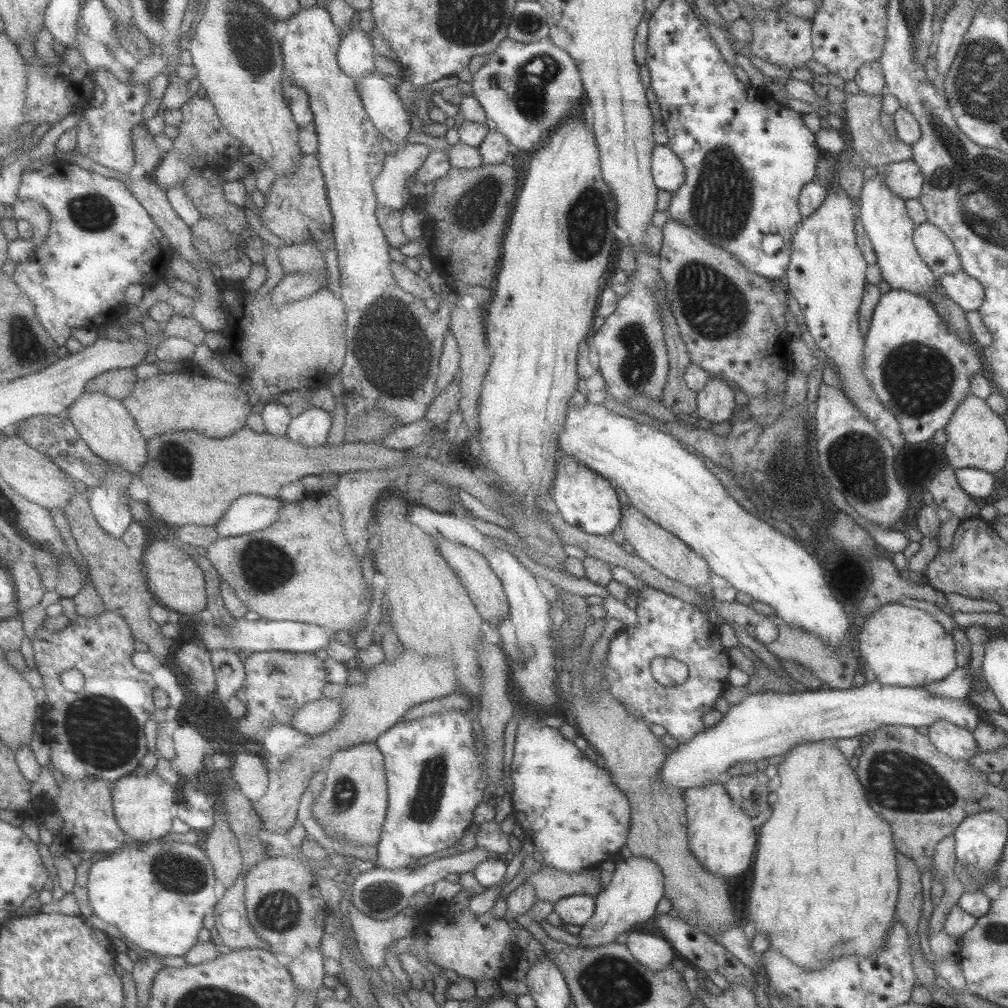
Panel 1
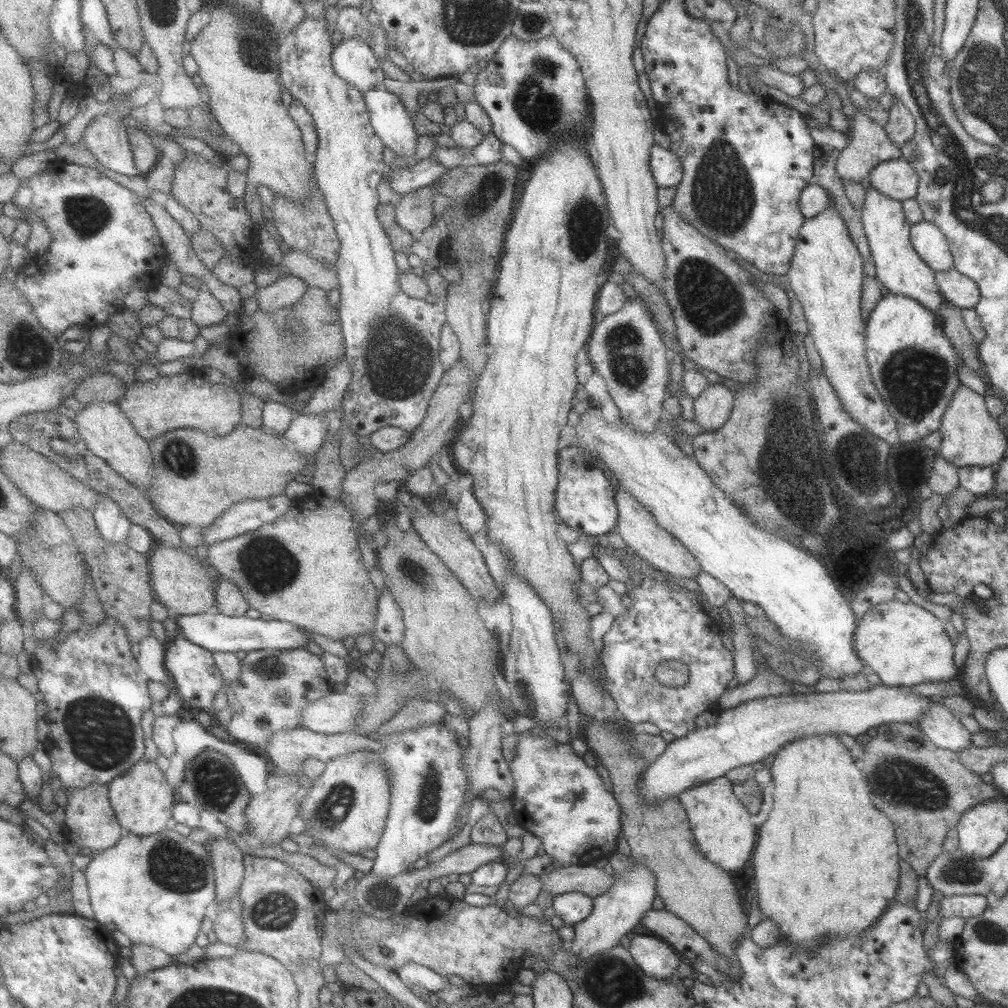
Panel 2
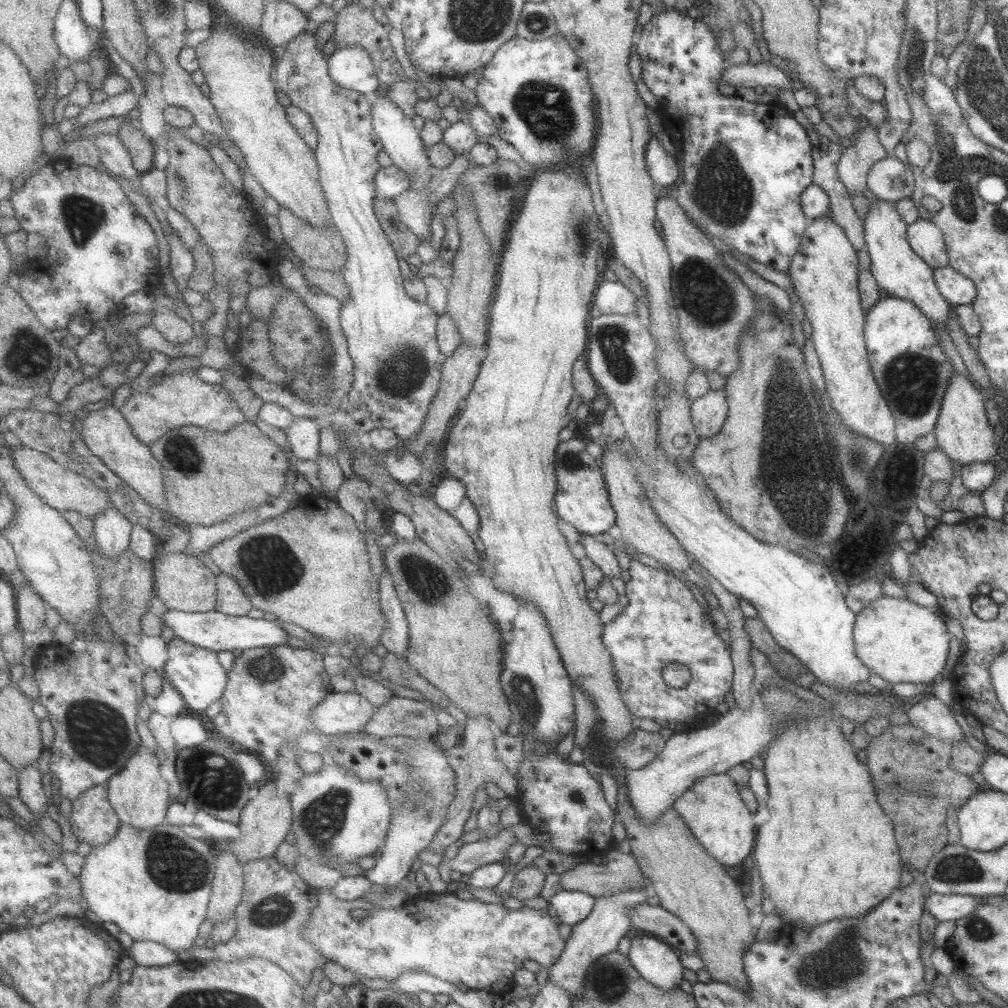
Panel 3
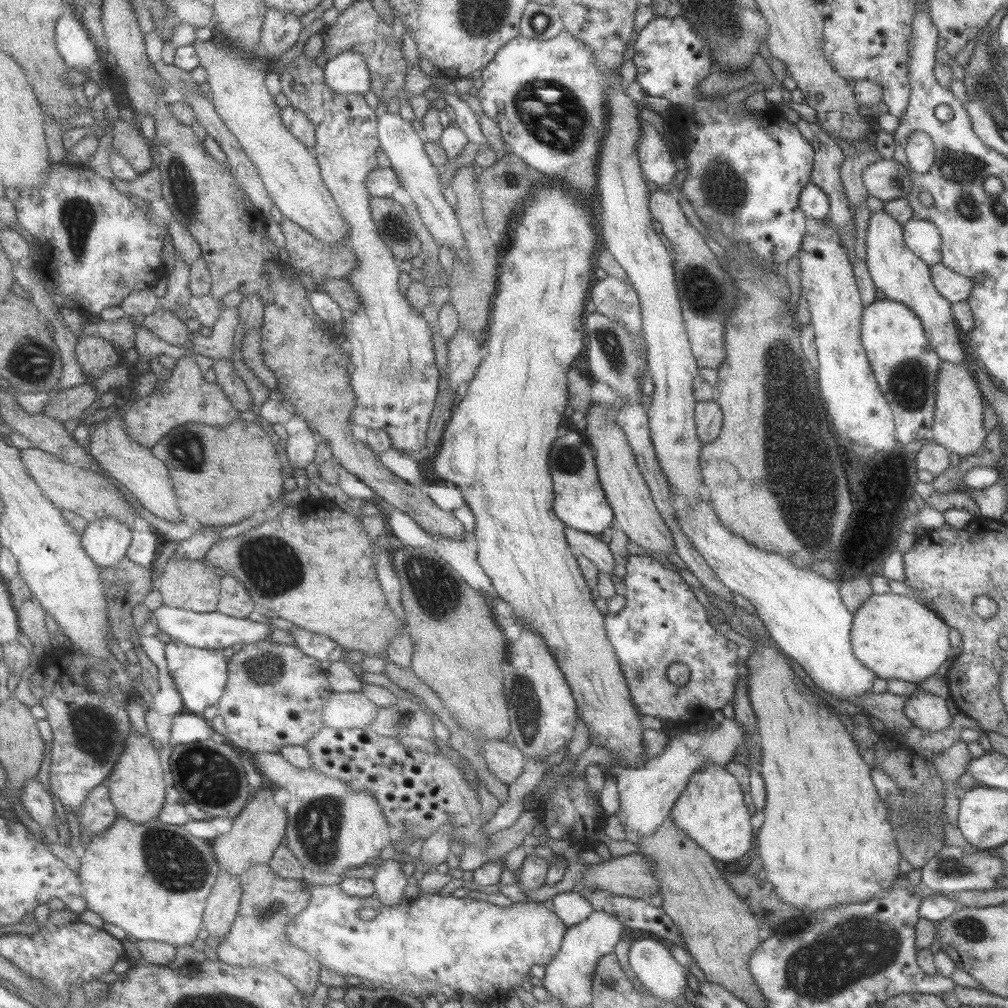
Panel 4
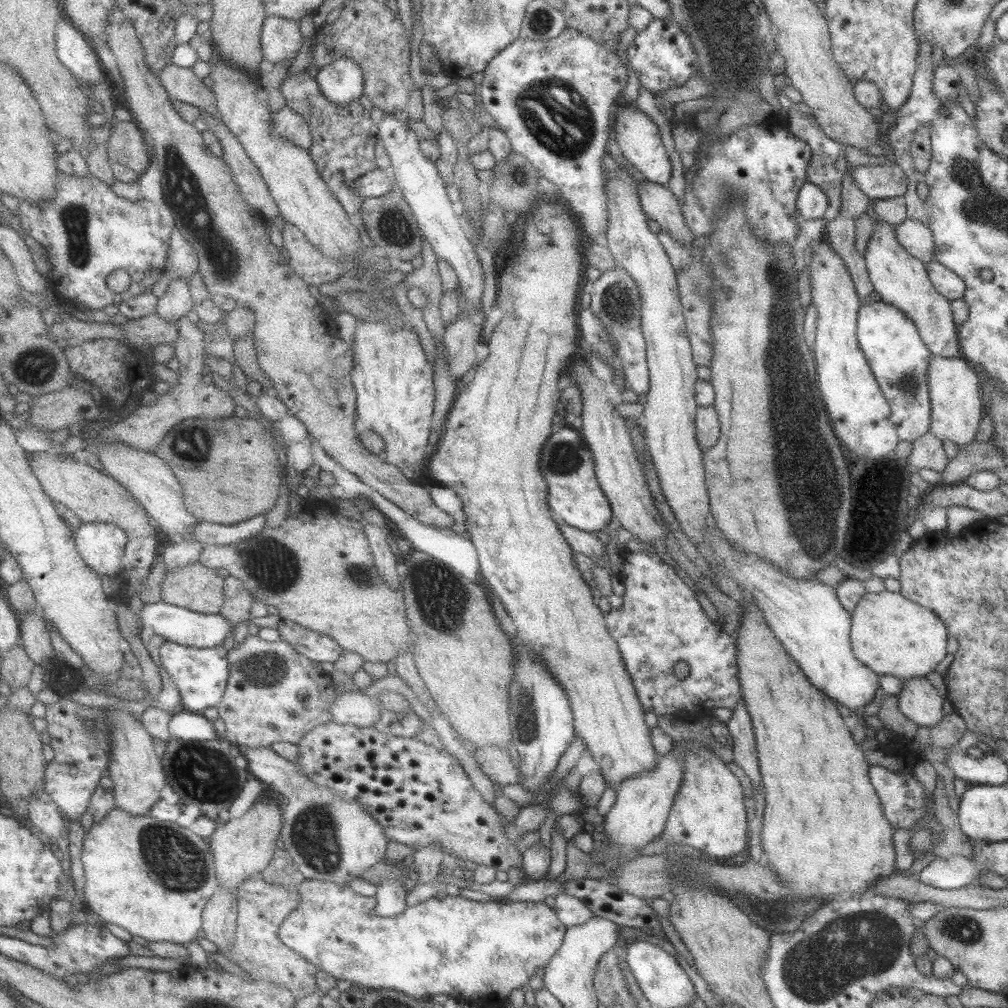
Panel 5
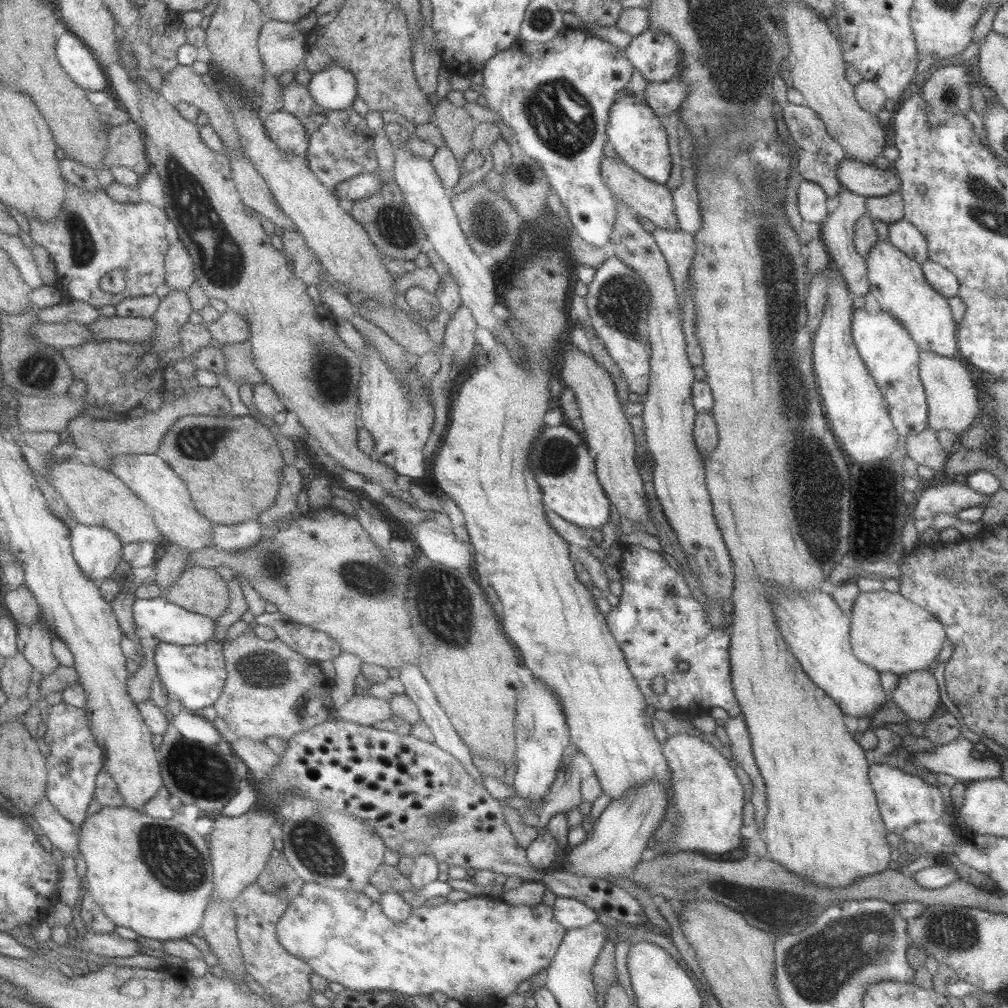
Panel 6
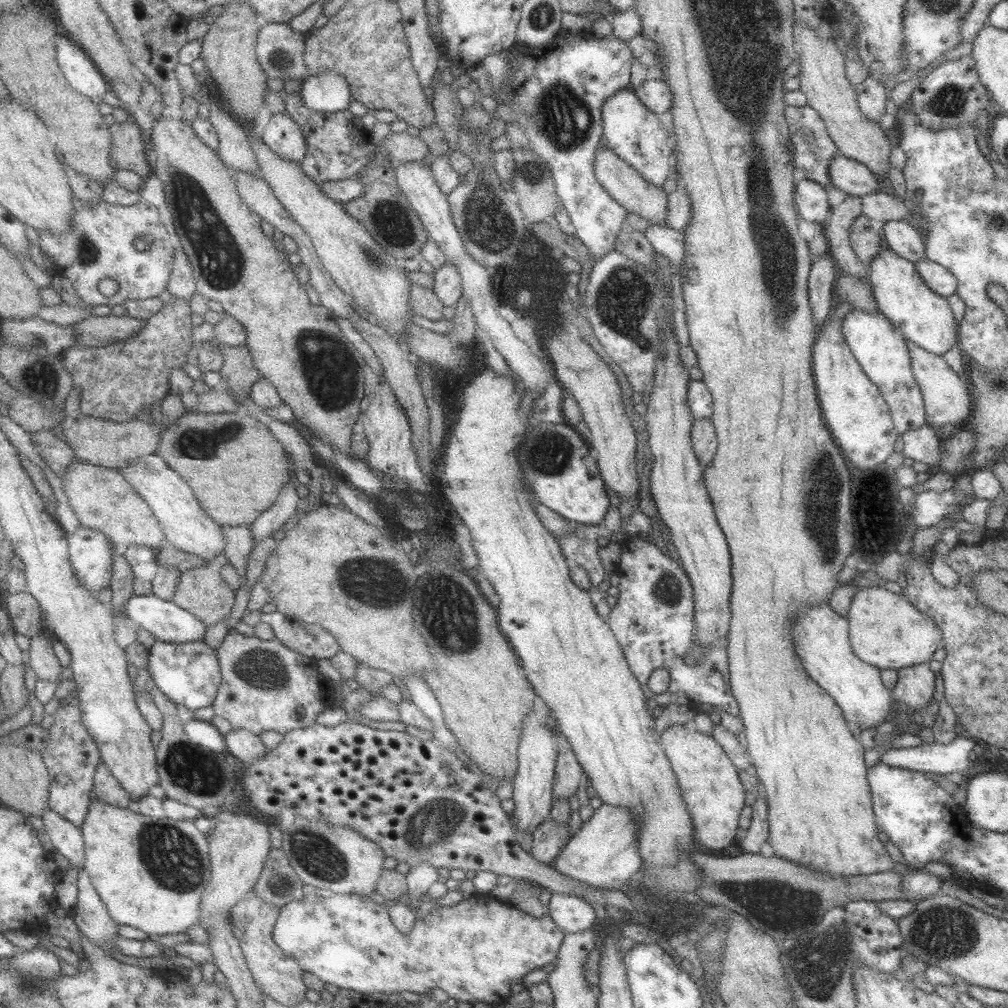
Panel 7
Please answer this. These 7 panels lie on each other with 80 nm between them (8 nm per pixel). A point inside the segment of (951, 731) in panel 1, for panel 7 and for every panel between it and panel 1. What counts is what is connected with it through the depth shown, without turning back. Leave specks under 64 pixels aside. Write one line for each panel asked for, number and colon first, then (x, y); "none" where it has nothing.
2: (941, 727)
3: (930, 715)
4: (927, 711)
5: (919, 701)
6: (917, 696)
7: (915, 684)

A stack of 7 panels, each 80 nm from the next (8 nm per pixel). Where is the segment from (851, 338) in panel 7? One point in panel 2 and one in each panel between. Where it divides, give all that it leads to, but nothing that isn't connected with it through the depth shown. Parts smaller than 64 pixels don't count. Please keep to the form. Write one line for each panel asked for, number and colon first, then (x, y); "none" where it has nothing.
2: (913, 367)
3: (904, 355)
4: (904, 365)
5: (898, 360)
6: (889, 354)

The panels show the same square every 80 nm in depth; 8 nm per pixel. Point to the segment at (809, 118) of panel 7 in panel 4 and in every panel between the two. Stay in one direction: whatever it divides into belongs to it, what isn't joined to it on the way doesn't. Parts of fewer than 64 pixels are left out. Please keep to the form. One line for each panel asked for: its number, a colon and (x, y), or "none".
4: (827, 157)
5: (827, 165)
6: (818, 156)

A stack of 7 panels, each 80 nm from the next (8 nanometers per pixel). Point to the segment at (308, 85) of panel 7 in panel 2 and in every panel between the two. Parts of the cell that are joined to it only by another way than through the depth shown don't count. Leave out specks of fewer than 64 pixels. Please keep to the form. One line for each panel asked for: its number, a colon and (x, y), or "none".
2: (355, 61)
3: (353, 68)
4: (348, 73)
5: (342, 82)
6: (335, 88)

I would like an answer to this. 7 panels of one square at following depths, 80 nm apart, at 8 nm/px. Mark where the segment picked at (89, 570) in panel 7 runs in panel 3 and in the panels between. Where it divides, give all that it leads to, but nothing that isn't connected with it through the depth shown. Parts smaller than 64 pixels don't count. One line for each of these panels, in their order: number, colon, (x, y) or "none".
3: (113, 530)
4: (107, 541)
5: (103, 546)
6: (98, 550)

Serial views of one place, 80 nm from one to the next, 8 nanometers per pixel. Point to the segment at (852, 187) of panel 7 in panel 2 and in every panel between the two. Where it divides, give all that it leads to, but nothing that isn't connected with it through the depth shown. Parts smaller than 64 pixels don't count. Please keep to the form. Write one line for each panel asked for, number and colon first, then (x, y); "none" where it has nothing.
2: (896, 179)
3: (888, 179)
4: (886, 179)
5: (887, 181)
6: (861, 179)

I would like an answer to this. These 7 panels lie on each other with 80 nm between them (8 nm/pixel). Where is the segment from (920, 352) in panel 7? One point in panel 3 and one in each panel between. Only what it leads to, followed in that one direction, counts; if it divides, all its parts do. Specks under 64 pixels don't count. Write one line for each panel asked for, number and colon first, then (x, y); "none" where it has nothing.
3: (961, 431)
4: (957, 425)
5: (957, 402)
6: (950, 388)

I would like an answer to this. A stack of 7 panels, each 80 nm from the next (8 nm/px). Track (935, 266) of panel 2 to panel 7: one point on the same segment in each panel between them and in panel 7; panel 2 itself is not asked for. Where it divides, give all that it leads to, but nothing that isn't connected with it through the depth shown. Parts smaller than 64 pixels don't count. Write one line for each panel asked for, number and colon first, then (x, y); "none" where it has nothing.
3: (924, 238)
4: (920, 237)
5: (914, 237)
6: (902, 235)
7: (900, 237)

